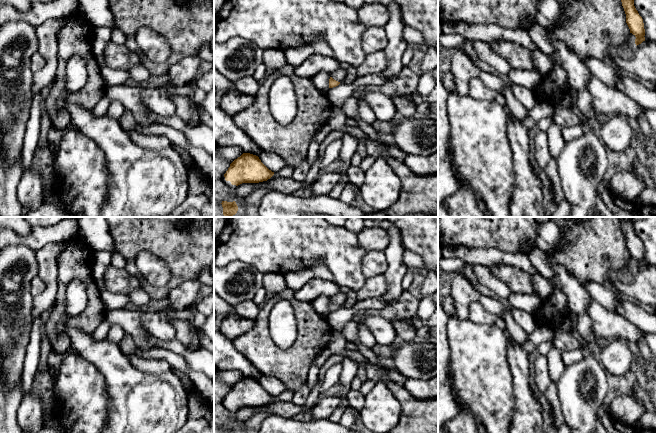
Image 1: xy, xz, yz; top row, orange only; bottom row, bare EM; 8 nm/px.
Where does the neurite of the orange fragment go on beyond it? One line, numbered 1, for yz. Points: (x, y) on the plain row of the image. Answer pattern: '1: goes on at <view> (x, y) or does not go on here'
1: does not go on here

